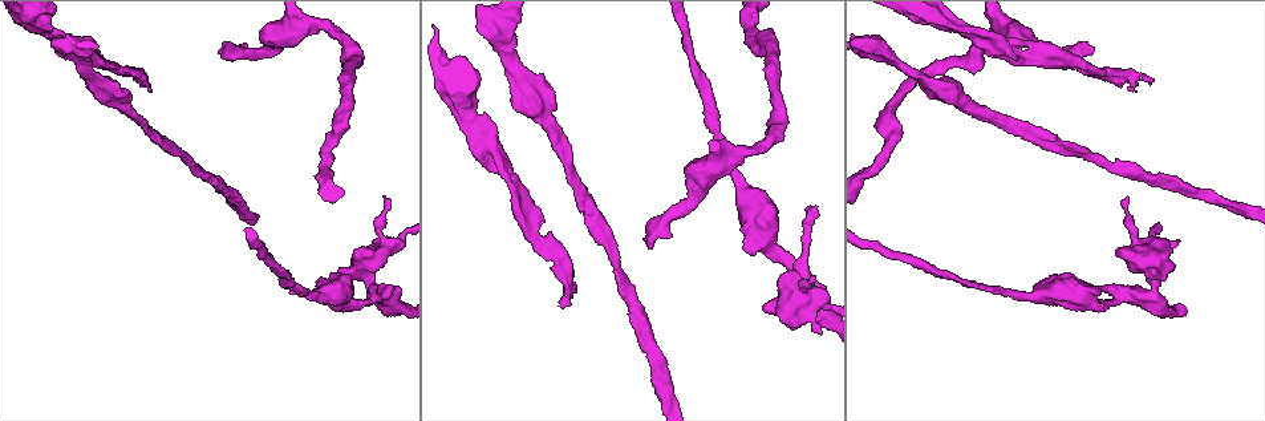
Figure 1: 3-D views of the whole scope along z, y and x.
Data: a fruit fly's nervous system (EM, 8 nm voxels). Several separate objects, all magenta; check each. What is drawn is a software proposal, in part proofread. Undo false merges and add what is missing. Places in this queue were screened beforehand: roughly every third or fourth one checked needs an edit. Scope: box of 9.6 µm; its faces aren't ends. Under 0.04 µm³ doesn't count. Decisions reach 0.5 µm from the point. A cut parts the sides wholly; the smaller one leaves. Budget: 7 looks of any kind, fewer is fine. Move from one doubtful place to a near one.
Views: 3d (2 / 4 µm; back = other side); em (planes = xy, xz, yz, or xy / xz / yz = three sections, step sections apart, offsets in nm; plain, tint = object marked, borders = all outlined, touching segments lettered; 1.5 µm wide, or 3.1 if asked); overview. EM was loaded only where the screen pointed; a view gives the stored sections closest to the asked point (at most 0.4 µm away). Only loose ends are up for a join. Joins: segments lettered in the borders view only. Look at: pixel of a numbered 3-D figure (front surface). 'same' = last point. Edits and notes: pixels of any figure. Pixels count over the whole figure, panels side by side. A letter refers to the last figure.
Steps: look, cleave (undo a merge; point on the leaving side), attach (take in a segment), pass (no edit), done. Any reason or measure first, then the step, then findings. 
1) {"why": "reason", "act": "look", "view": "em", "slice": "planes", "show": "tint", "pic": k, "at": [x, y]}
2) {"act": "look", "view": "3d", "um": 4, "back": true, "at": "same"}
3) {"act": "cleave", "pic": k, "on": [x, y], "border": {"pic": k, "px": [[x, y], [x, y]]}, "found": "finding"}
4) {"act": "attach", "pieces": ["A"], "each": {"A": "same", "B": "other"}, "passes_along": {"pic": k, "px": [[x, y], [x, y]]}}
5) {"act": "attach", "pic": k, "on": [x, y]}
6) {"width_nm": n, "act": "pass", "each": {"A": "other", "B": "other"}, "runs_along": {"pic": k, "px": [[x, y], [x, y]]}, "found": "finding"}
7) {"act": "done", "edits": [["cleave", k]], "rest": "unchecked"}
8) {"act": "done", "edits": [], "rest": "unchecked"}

{"why": "branch stops here", "act": "look", "view": "em", "slice": "planes", "show": "borders", "pic": 1, "at": [818, 206]}

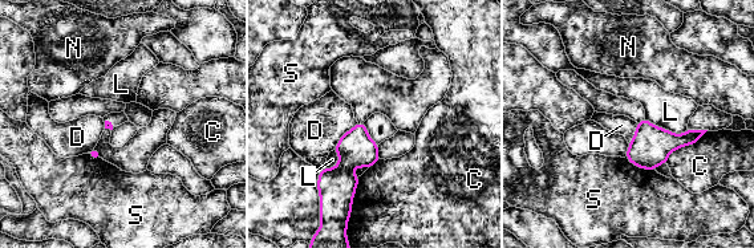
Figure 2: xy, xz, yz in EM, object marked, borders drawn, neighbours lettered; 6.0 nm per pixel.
{"act": "pass", "each": {"C": "other", "D": "other", "L": "other", "N": "other", "S": "other"}, "found": "no lettered segment goes on from it"}

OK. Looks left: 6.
{"why": "free end", "act": "look", "view": "3d", "um": 4, "back": true, "pic": 1, "at": [1127, 199]}

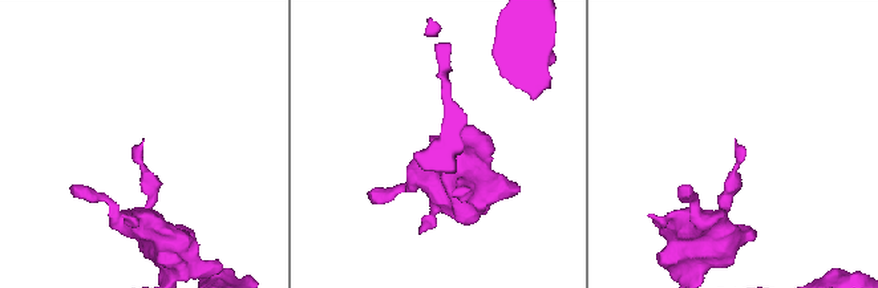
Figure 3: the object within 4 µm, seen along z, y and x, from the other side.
{"why": "need the tissue", "act": "look", "view": "em", "slice": "planes", "show": "plain", "pic": 3, "at": [144, 139]}

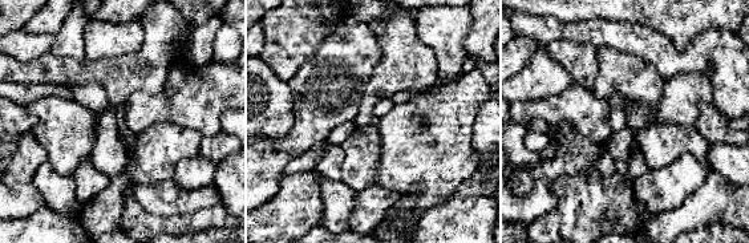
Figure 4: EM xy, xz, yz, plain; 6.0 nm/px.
{"act": "look", "view": "em", "slice": "planes", "show": "borders", "at": "same"}

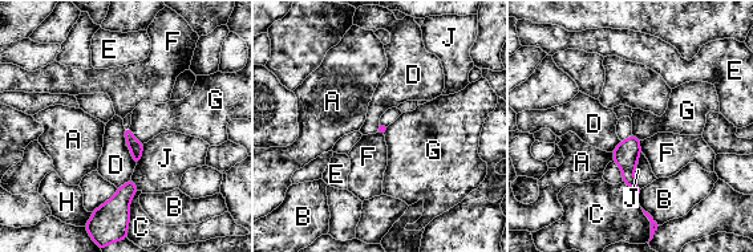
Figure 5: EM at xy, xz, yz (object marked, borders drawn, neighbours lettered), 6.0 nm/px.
{"act": "pass", "each": {"A": "other", "B": "other", "C": "other", "D": "other", "E": "other", "F": "other", "G": "other", "H": "other", "J": "other"}, "border": {"pic": 5, "px": [[128, 147], [136, 165]]}, "found": "none of them fits"}

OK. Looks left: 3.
{"why": "thin neck", "act": "look", "view": "em", "slice": "planes", "show": "borders", "pic": 1, "at": [979, 288]}

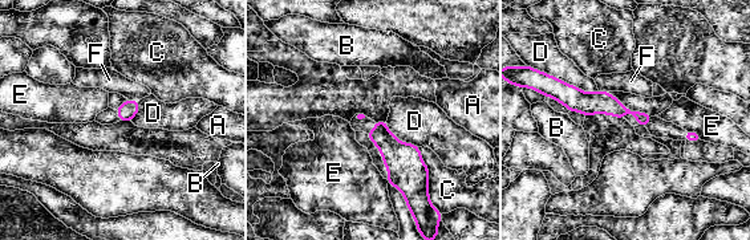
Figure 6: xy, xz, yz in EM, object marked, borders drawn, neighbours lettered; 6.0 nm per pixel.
{"act": "pass", "each": {"A": "other", "B": "other", "C": "other", "D": "other", "E": "other", "F": "other"}, "border": {"pic": 6, "px": [[686, 130], [694, 131], [701, 139]]}, "found": "all the same neuron"}

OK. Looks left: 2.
{"act": "done", "edits": [], "rest": "unchecked"}

